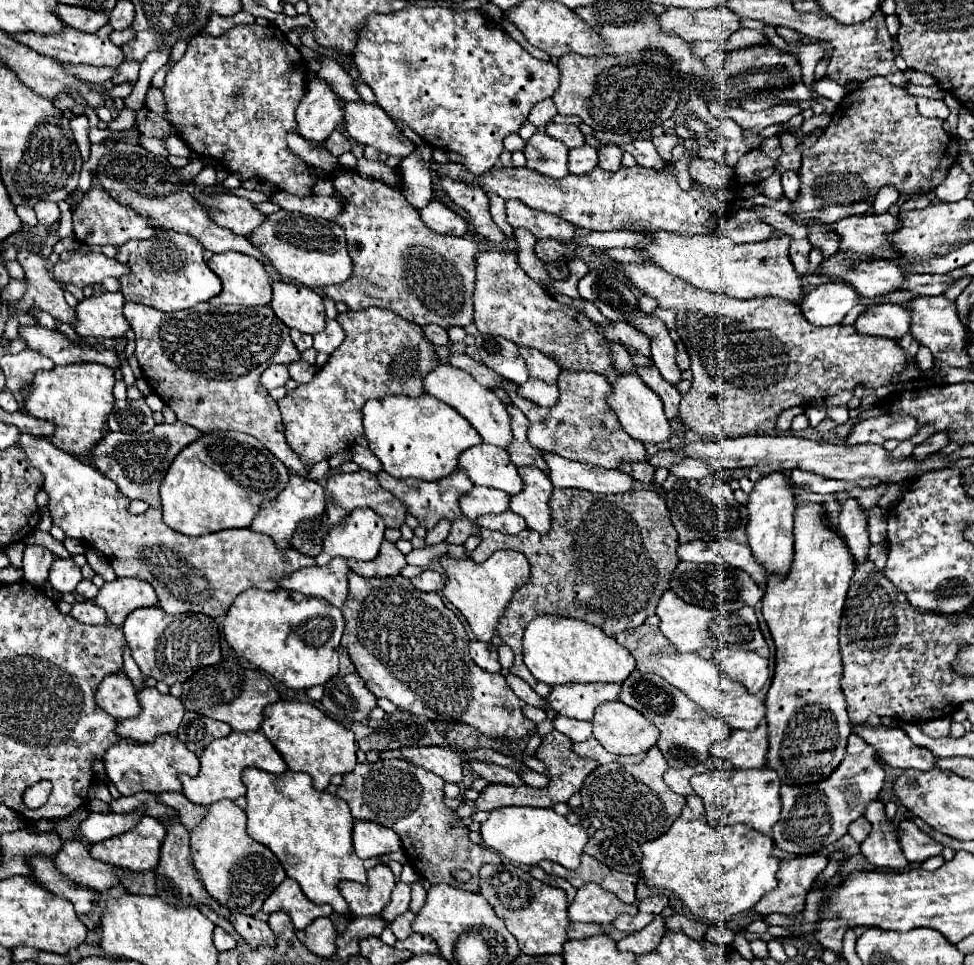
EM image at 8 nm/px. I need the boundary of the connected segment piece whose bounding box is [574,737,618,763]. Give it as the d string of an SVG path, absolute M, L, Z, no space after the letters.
M590 737L588 741L584 743L574 743L574 751L582 757L590 757L590 759L596 759L598 763L612 763L612 761L618 761L618 755L614 753L608 753L594 737Z

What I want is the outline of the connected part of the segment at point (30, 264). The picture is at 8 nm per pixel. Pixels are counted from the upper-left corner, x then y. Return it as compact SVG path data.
M20 249L16 261L22 265L24 277L26 277L26 293L14 305L16 311L28 313L32 307L40 307L40 309L48 311L52 317L56 317L64 323L72 323L76 311L66 303L64 291L50 277L46 259L36 251Z

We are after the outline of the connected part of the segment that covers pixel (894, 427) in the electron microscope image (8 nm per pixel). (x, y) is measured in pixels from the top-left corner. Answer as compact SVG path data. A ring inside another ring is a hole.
M880 415L876 419L858 421L850 435L846 437L846 445L858 443L878 443L882 445L888 439L910 439L916 433L916 421L908 415Z

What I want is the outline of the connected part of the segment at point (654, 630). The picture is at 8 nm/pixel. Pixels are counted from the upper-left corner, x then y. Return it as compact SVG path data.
M640 625L640 627L636 627L636 631L624 631L624 633L616 635L614 639L634 655L638 671L656 673L656 675L664 677L670 685L678 687L694 703L698 703L706 713L722 719L730 729L752 731L758 727L758 723L762 719L762 701L754 695L748 695L748 691L744 691L744 687L736 687L736 683L732 683L730 679L720 675L720 671L716 671L716 667L712 667L712 661L706 661L696 653L686 653L686 655L678 653L672 647L672 643L668 643L668 639L660 633L658 627Z

